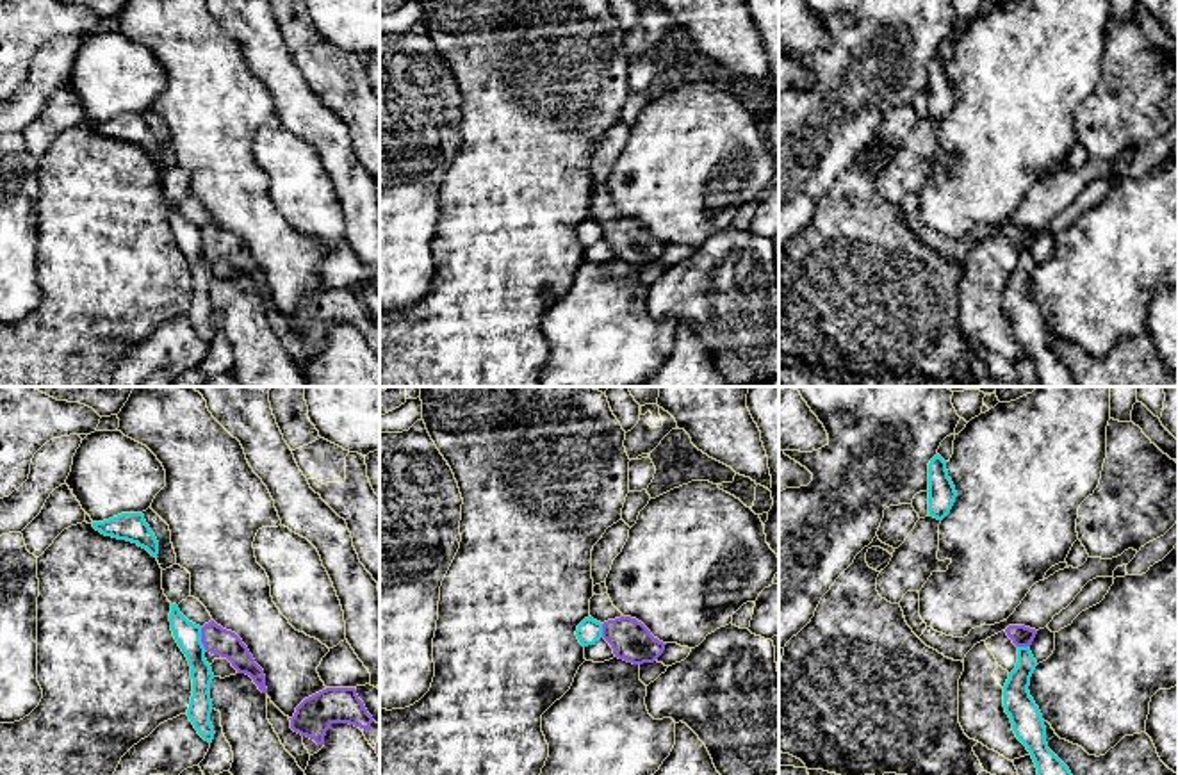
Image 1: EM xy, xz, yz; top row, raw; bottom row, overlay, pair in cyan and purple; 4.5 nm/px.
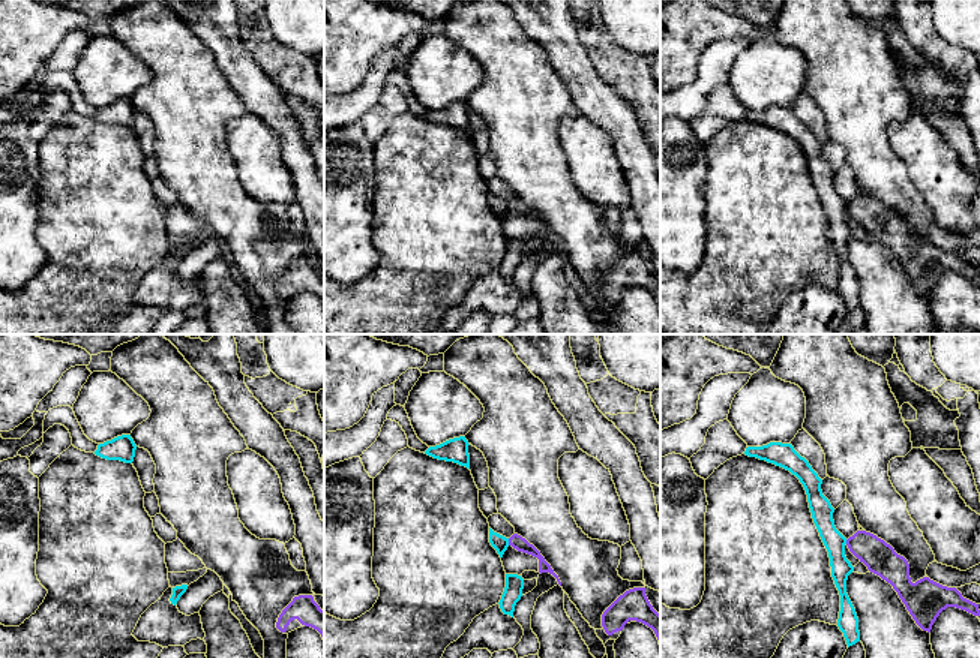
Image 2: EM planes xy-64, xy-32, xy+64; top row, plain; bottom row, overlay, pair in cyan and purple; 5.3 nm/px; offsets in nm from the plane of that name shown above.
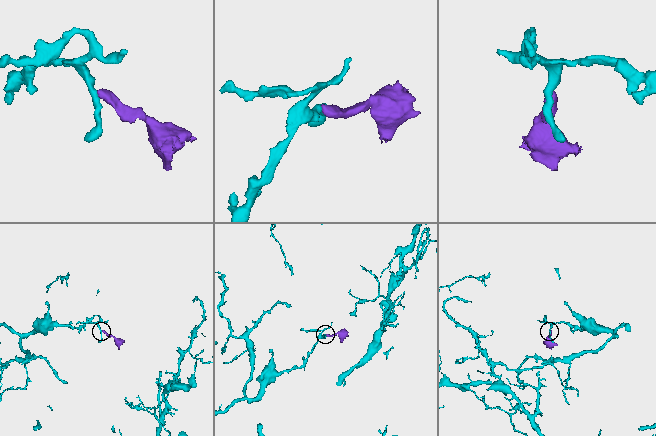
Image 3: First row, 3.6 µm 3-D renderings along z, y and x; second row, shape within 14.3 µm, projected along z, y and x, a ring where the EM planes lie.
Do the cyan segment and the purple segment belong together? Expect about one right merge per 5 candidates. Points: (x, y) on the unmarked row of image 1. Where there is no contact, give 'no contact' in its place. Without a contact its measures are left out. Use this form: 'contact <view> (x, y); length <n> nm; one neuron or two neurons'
contact xy (200, 239); length 110 nm; two neurons

